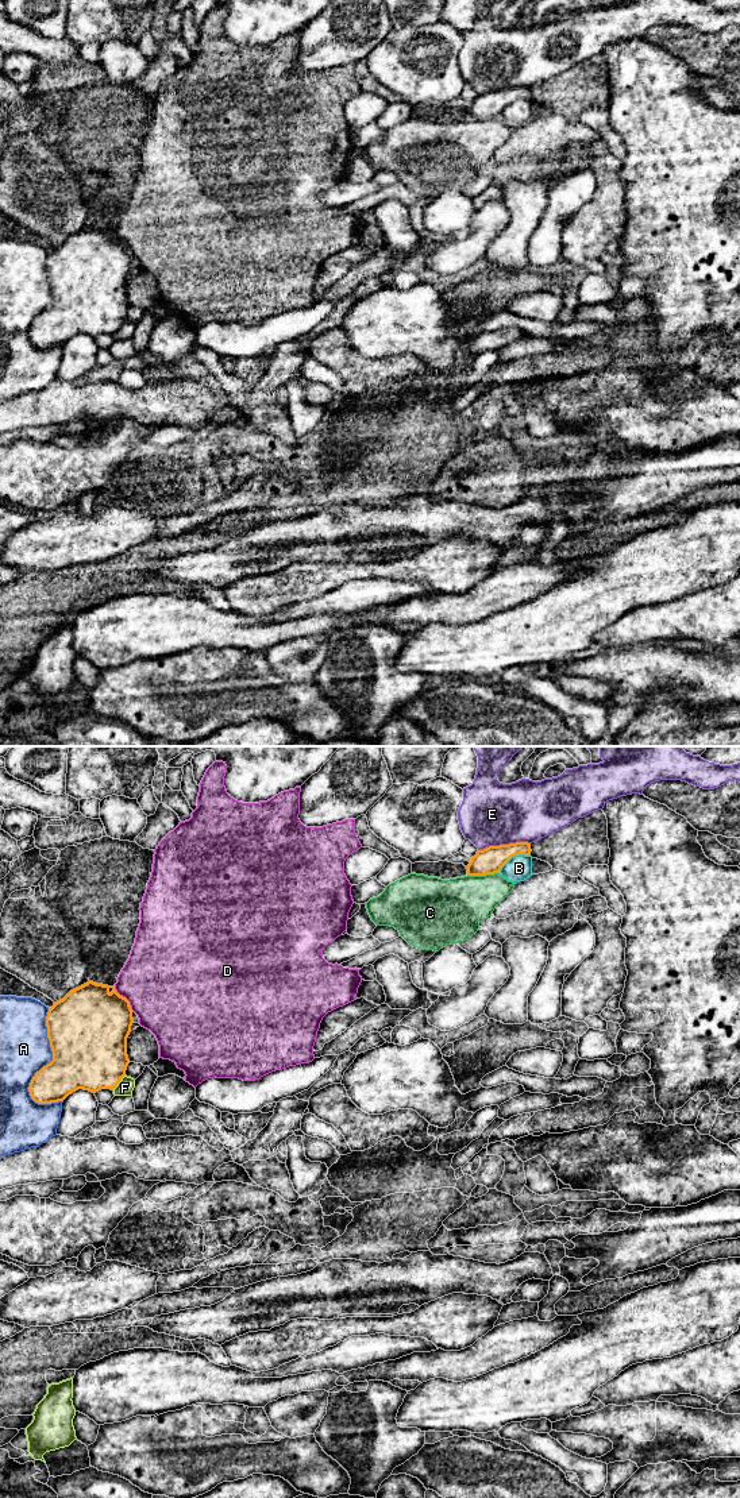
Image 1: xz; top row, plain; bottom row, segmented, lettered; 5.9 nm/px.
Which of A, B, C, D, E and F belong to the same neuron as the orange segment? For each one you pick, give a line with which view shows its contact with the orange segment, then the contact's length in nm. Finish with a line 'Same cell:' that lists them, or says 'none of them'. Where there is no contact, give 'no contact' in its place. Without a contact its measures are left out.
Same cell: none of them

